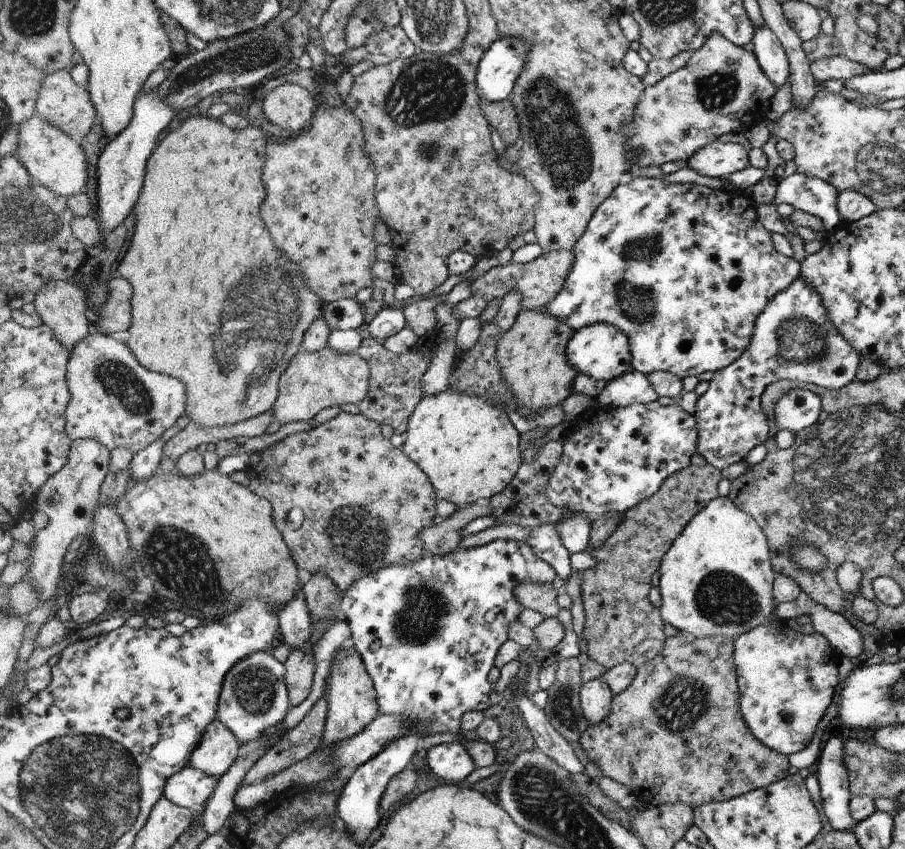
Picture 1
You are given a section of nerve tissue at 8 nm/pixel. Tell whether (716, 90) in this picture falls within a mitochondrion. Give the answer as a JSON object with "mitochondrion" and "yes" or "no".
{"mitochondrion":"yes"}

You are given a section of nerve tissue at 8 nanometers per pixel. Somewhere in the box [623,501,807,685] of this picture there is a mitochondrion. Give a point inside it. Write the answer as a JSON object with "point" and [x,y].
{"point":[724,600]}

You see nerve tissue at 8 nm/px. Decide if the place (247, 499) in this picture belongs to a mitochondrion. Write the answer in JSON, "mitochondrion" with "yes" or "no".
{"mitochondrion":"no"}

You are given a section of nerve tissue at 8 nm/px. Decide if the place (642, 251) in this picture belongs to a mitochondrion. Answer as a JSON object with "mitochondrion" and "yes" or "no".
{"mitochondrion":"yes"}

